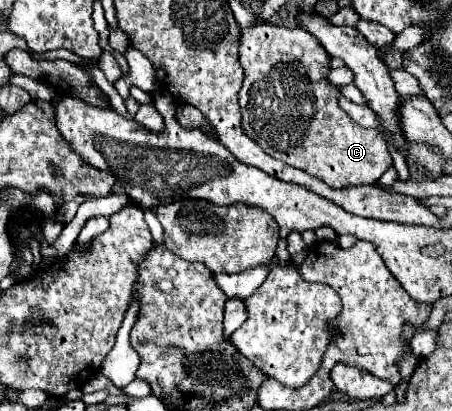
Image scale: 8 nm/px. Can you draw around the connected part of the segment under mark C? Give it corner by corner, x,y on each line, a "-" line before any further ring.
259,24
245,28
241,32
239,60
245,68
243,88
239,92
241,112
243,112
243,130
249,134
269,156
287,162
303,172
323,180
331,188
363,186
375,184
381,174
393,166
387,142
373,128
359,126
337,104
339,90
331,86
325,76
329,72
329,54
325,48
319,48
317,40
309,42
309,32
299,28
281,28
275,24

